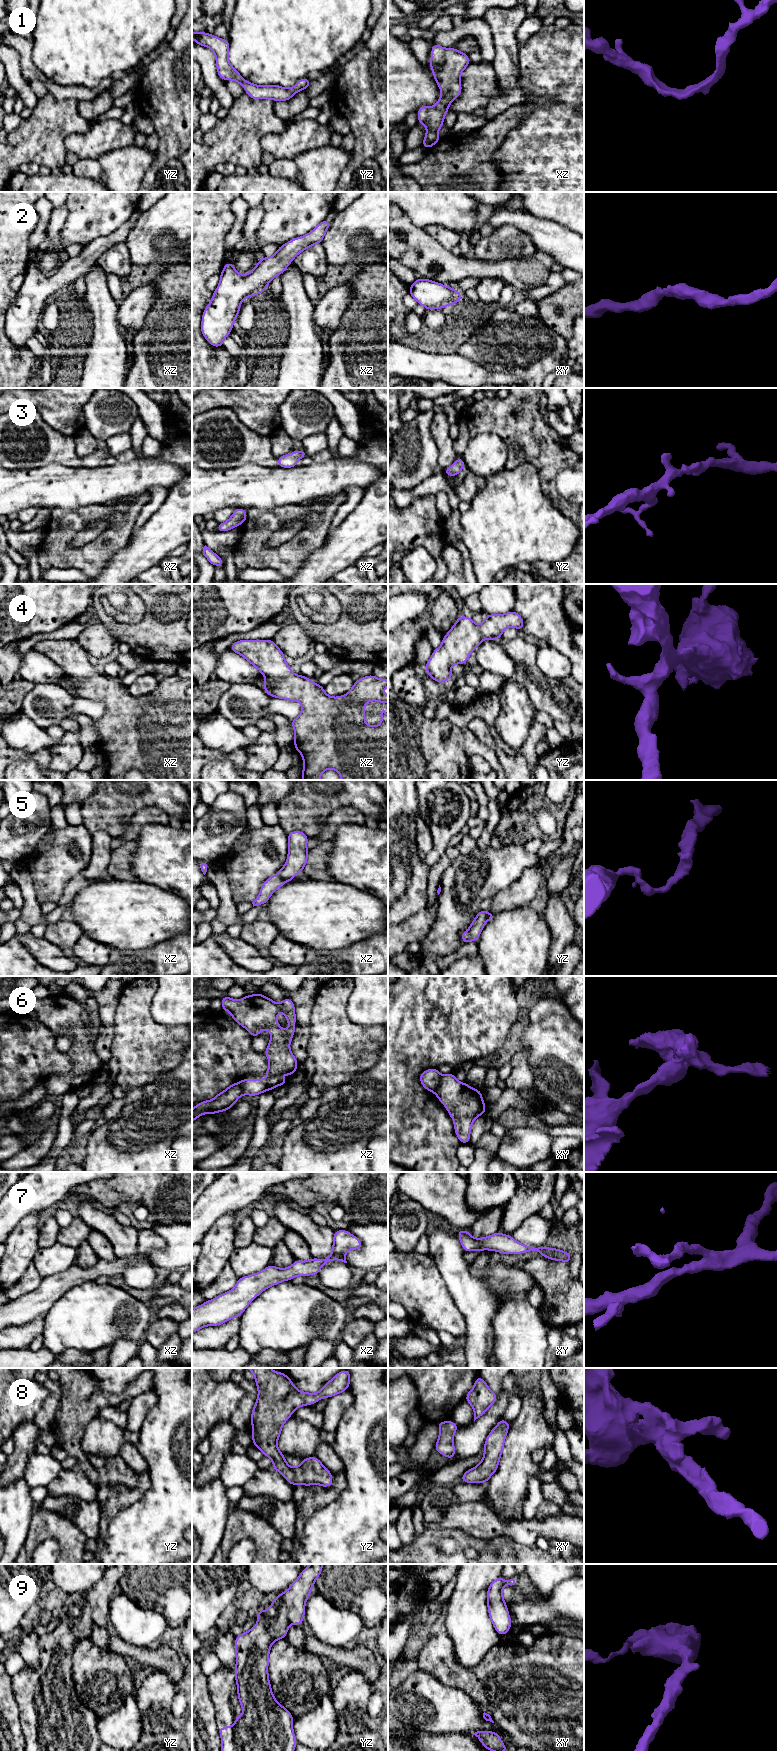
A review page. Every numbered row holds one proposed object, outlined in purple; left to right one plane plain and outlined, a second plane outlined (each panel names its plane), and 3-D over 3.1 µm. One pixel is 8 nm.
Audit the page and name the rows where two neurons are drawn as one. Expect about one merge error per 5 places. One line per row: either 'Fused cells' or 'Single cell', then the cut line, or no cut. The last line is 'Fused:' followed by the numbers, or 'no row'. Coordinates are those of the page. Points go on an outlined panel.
1: Single cell. No split
2: Single cell. No split
3: Single cell. No split
4: Single cell. No split
5: Fused cells. Split along xz (277, 874), (284, 882)
6: Fused cells. Split along xy (442, 1075), (434, 1091)
7: Single cell. No split
8: Single cell. No split
9: Single cell. No split
Fused: 5, 6

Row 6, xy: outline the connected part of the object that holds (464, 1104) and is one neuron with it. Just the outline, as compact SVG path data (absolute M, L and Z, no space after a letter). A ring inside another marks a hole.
M449 1073L441 1076L435 1095L453 1119L461 1144L468 1144L474 1120L487 1112L481 1090L459 1082L454 1073Z

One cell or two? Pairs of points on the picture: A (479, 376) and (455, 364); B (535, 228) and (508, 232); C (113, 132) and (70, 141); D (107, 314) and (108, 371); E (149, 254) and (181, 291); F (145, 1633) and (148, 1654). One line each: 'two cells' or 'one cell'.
A: one cell
B: two cells
C: one cell
D: one cell
E: two cells
F: two cells

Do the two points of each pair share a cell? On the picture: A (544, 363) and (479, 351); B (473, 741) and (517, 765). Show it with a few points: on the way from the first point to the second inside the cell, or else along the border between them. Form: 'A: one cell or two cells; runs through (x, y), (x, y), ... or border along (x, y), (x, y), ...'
A: one cell; runs through (528, 351), (495, 351)
B: two cells; border along (477, 738), (494, 751), (504, 769)

